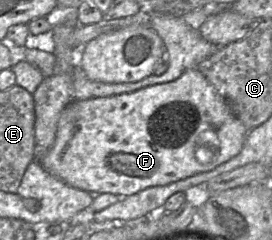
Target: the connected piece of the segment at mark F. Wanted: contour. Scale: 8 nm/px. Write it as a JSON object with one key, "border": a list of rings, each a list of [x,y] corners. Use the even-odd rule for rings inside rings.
{"border":[[[198,68],[186,70],[178,79],[141,88],[130,93],[108,97],[75,100],[61,113],[54,145],[41,160],[41,166],[50,175],[62,180],[67,185],[87,191],[91,194],[111,193],[119,197],[133,195],[148,187],[164,186],[190,176],[213,170],[218,165],[235,157],[243,148],[248,128],[234,114],[227,100],[206,79]]]}

